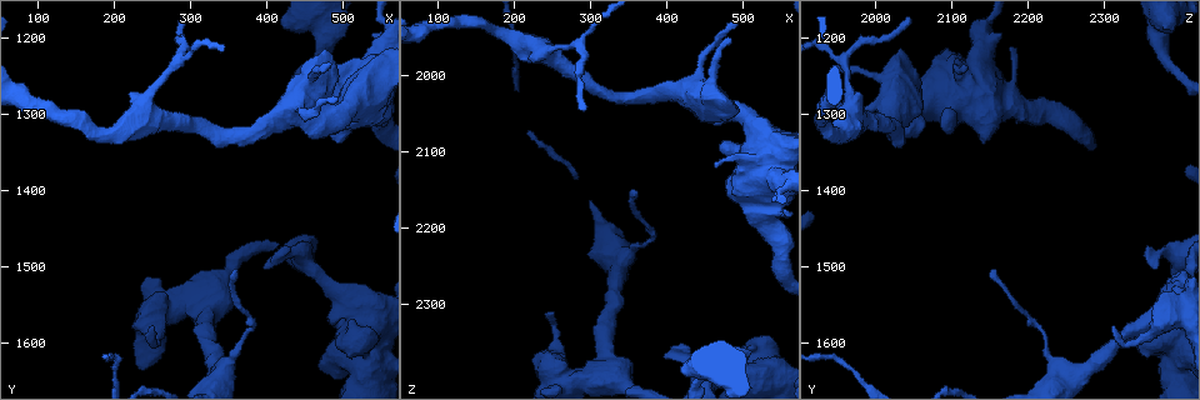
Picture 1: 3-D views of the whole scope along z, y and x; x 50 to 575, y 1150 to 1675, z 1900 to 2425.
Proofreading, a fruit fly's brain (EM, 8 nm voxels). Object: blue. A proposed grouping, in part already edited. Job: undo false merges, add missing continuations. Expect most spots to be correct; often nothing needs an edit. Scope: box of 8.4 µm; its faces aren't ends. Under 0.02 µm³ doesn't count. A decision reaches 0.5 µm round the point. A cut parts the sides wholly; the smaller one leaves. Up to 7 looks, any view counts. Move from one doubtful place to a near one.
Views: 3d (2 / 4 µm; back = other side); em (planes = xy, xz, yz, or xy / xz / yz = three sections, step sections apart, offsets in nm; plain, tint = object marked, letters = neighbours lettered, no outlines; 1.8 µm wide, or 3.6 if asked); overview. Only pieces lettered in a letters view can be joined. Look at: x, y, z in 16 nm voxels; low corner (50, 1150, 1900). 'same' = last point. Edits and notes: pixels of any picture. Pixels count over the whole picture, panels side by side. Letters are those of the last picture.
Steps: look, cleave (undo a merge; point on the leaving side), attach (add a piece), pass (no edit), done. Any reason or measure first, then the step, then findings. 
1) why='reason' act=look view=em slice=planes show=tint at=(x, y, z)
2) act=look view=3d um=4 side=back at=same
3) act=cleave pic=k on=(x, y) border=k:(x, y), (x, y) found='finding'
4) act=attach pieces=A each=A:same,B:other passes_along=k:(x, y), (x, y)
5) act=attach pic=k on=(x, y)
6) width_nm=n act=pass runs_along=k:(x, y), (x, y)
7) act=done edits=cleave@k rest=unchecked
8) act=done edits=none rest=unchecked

why='free end' act=look view=em slice=planes show=tint at=(395, 1500, 2370)

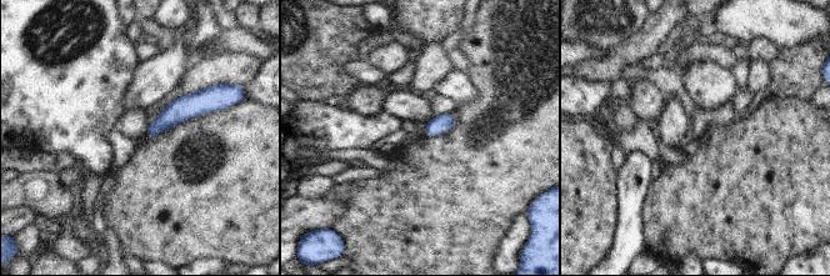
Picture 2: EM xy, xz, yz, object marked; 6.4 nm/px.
act=look view=em slice=planes show=letters at=same

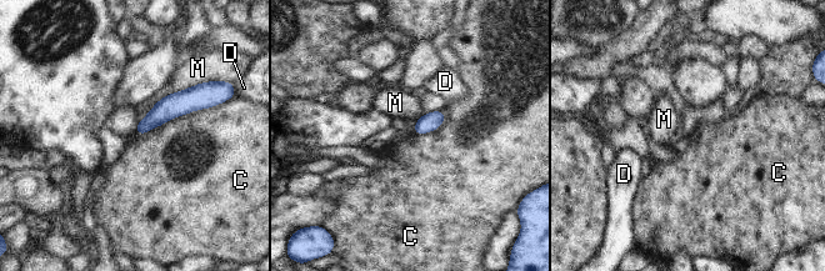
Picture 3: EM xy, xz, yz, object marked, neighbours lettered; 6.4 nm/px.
act=pass each=C:other,D:other,M:other border=3:(213, 106), (134, 133) found='none of them fits'

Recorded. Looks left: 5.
why='branch stops here' act=look view=em slice=yz step=8 show=tint at=(250, 1580, 2315)

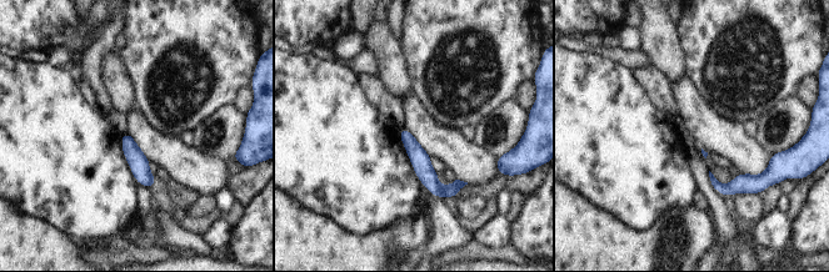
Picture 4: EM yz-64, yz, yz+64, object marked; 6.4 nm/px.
why='another direction' act=look view=em slice=planes show=letters at=same

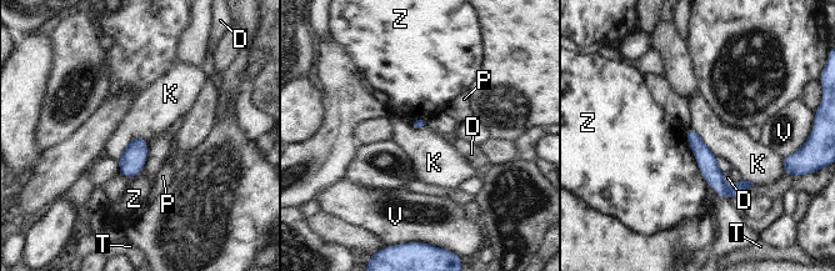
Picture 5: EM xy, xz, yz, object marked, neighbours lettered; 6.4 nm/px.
act=pass each=D:other,K:other,P:other,T:other,V:other,Z:other border=5:(146, 140), (133, 137), (118, 160) found='no lettered piece goes on from it'

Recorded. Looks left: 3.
why='sudden change in width' act=look view=em um=3.6 slice=planes show=letters at=(525, 1280, 2155)

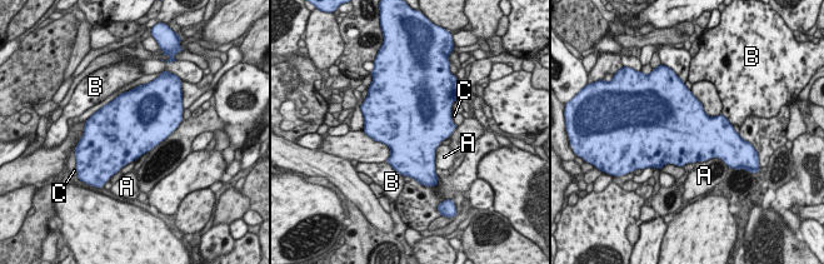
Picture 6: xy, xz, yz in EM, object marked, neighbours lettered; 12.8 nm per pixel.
act=pass each=A:other,B:other,C:other border=6:(136, 159), (126, 163), (119, 170) found='all the same cell'

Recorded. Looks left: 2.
act=done edits=none rest=unchecked

